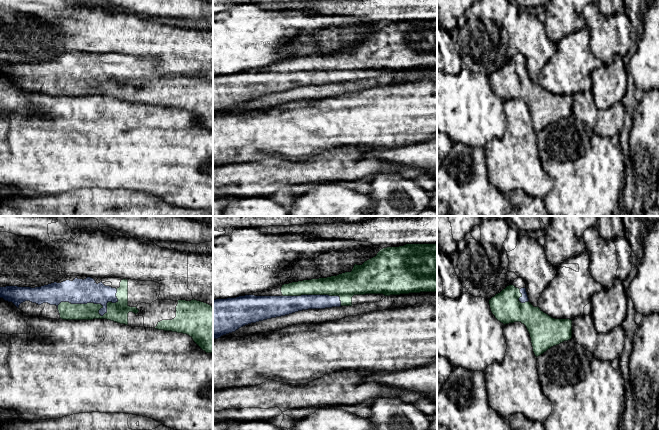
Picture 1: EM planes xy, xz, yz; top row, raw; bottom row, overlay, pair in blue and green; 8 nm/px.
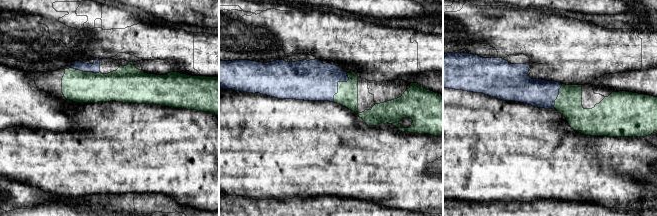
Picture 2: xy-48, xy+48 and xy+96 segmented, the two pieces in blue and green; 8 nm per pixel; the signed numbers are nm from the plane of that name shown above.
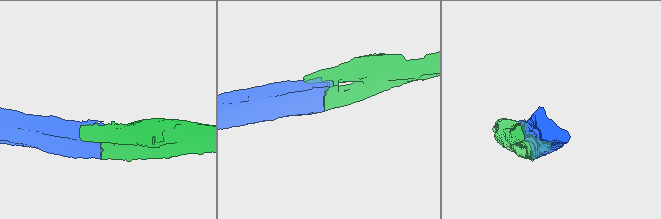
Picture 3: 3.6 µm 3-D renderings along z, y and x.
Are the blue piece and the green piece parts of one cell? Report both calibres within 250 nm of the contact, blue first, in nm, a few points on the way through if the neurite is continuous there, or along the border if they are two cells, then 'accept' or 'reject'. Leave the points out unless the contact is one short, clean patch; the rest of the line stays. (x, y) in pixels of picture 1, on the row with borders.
200/160 nm | accept

